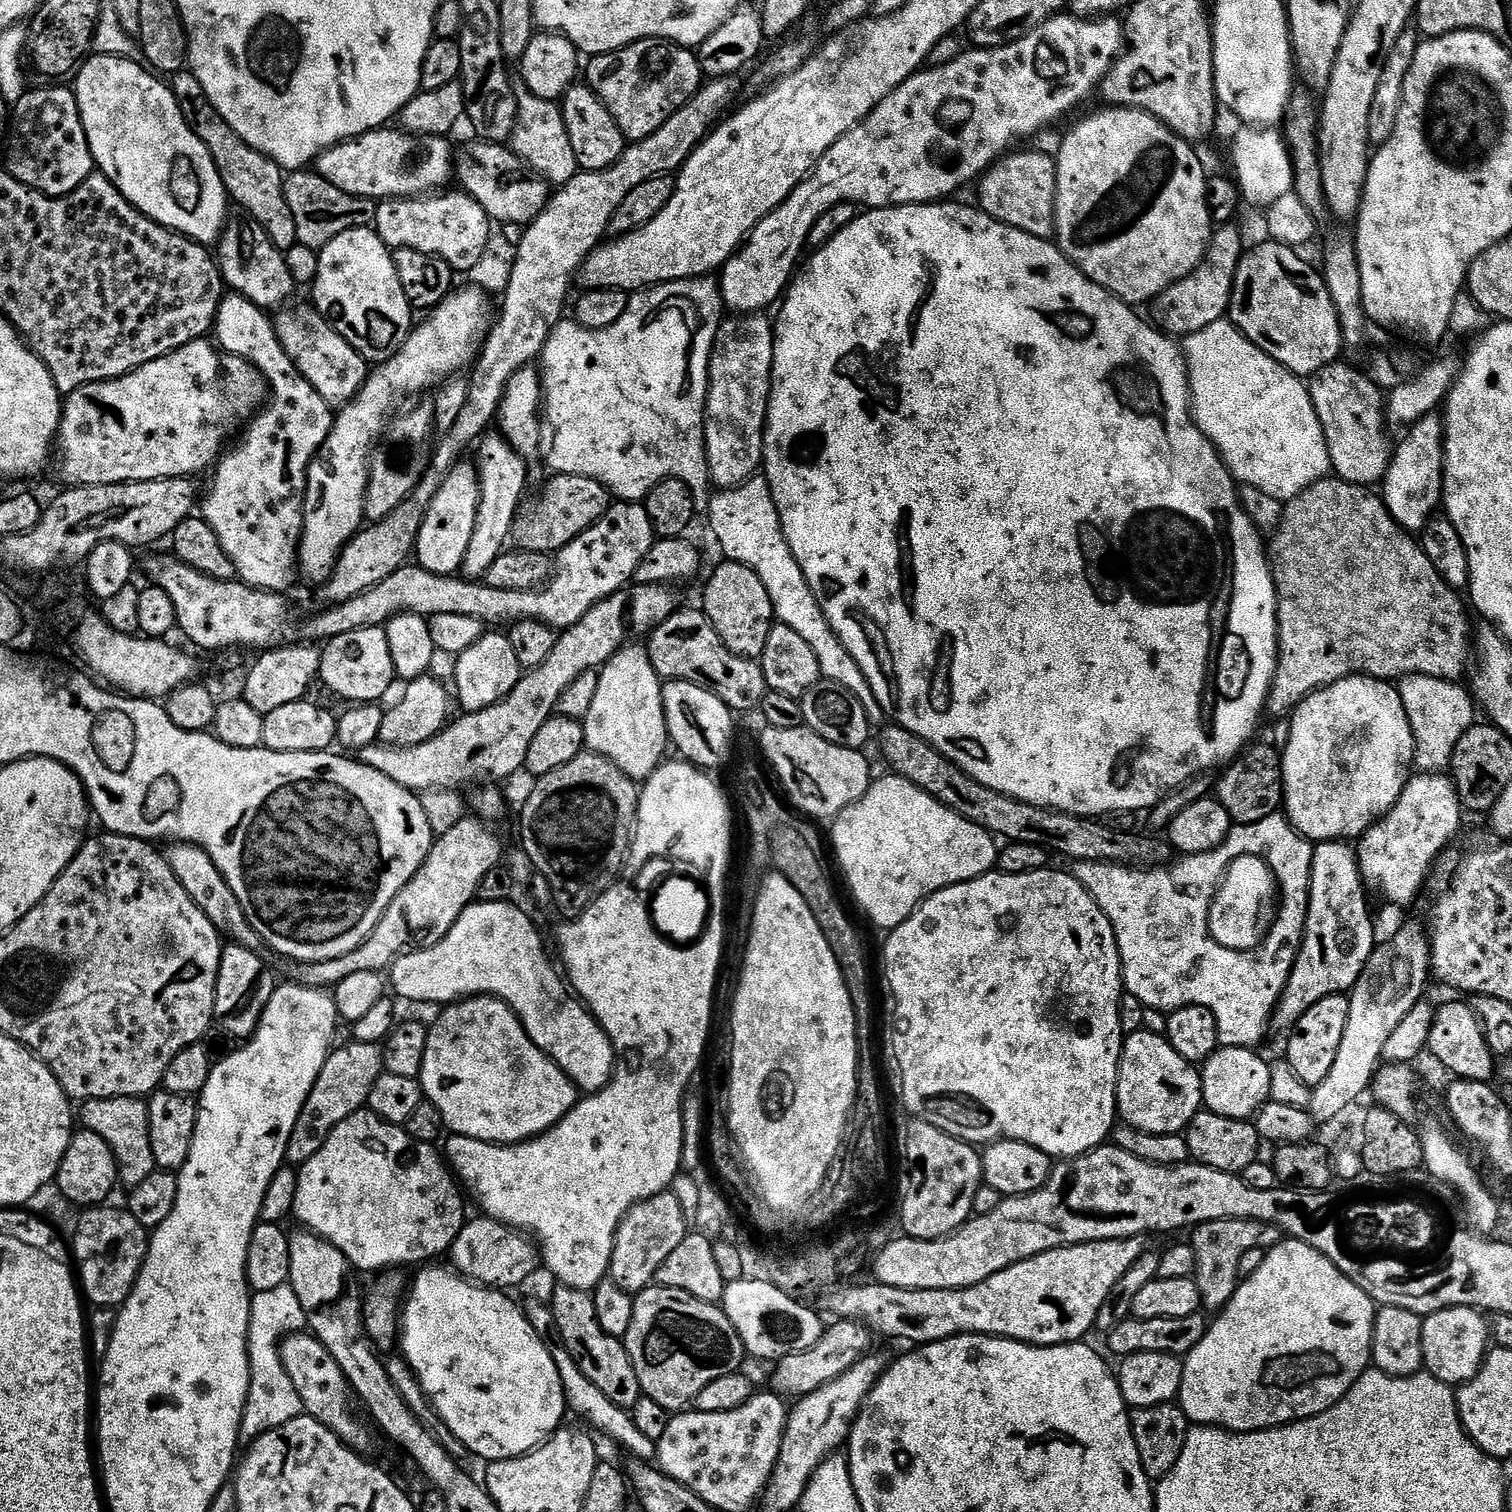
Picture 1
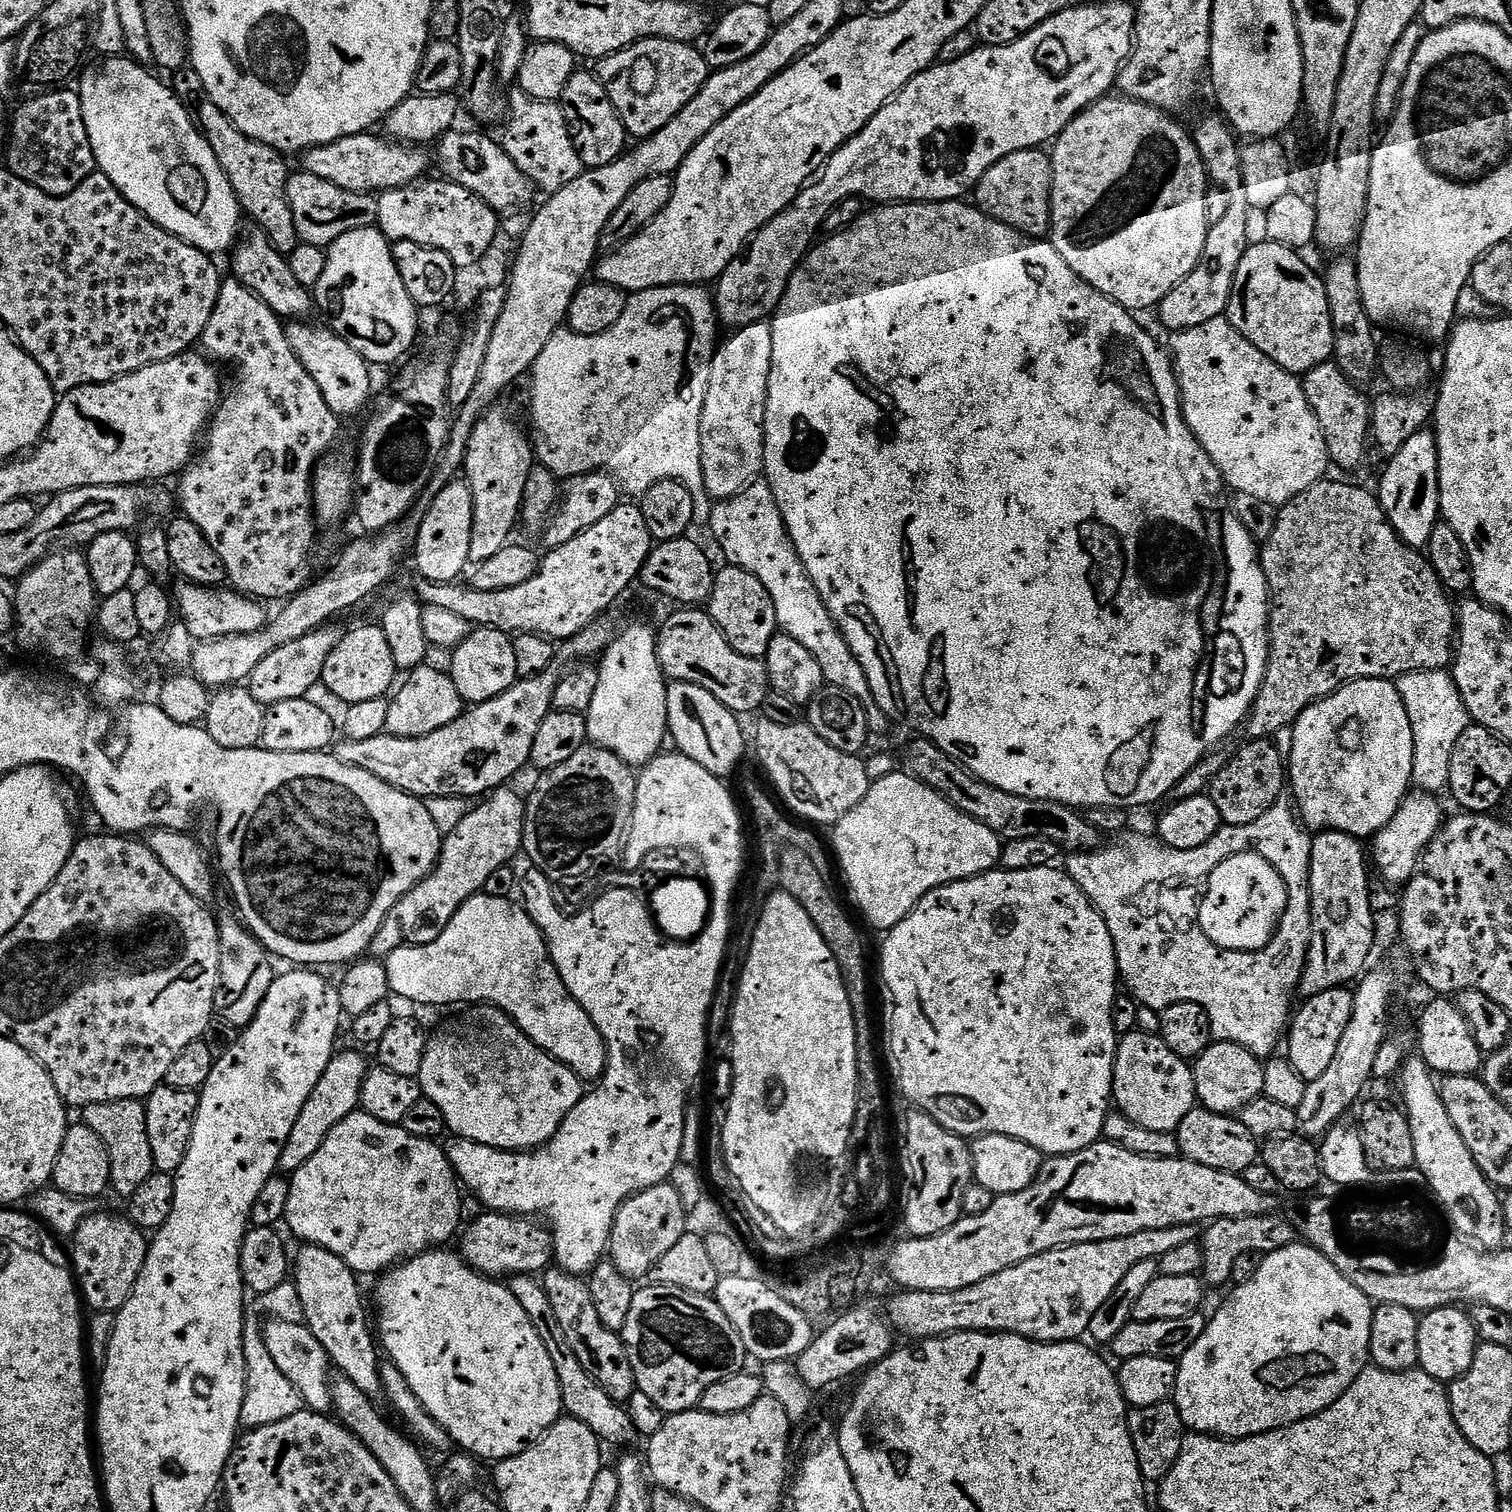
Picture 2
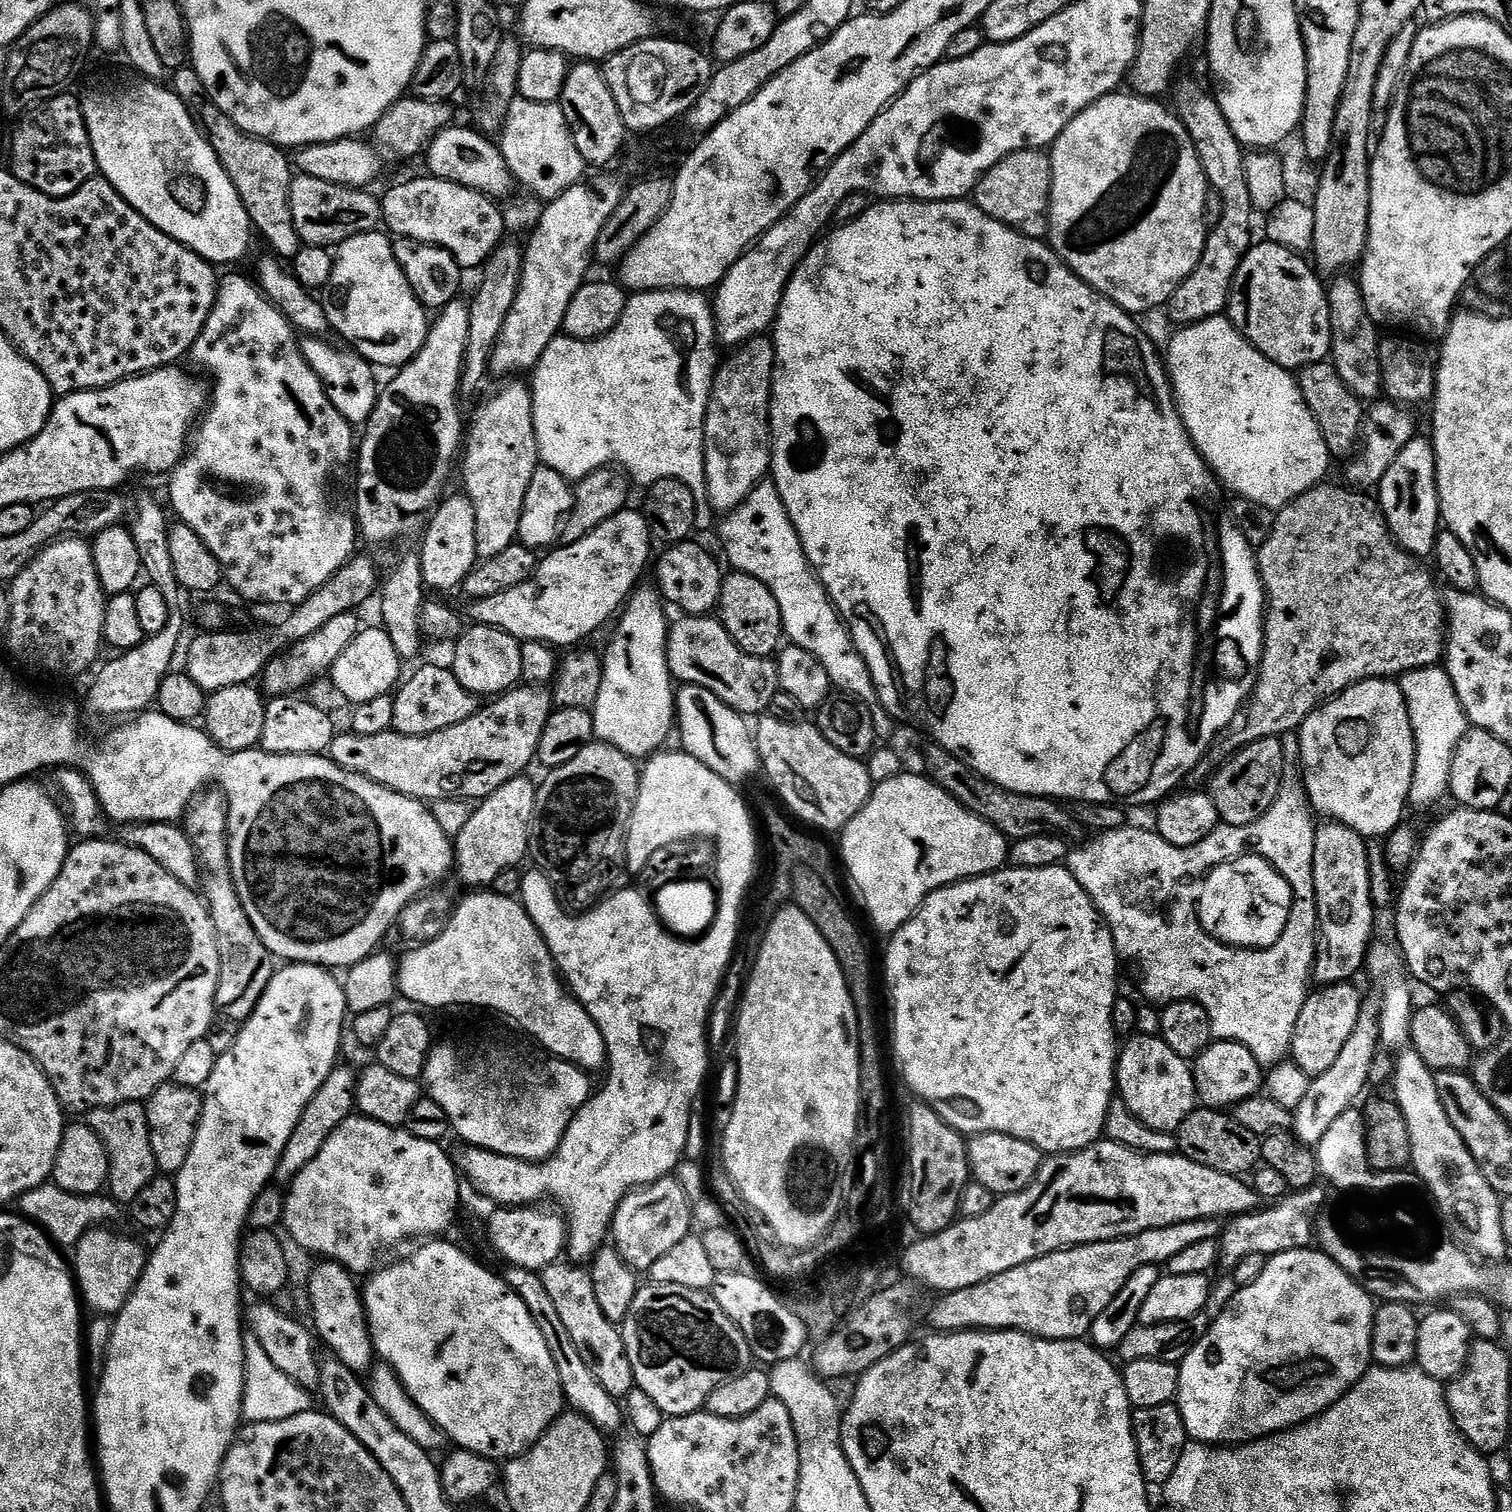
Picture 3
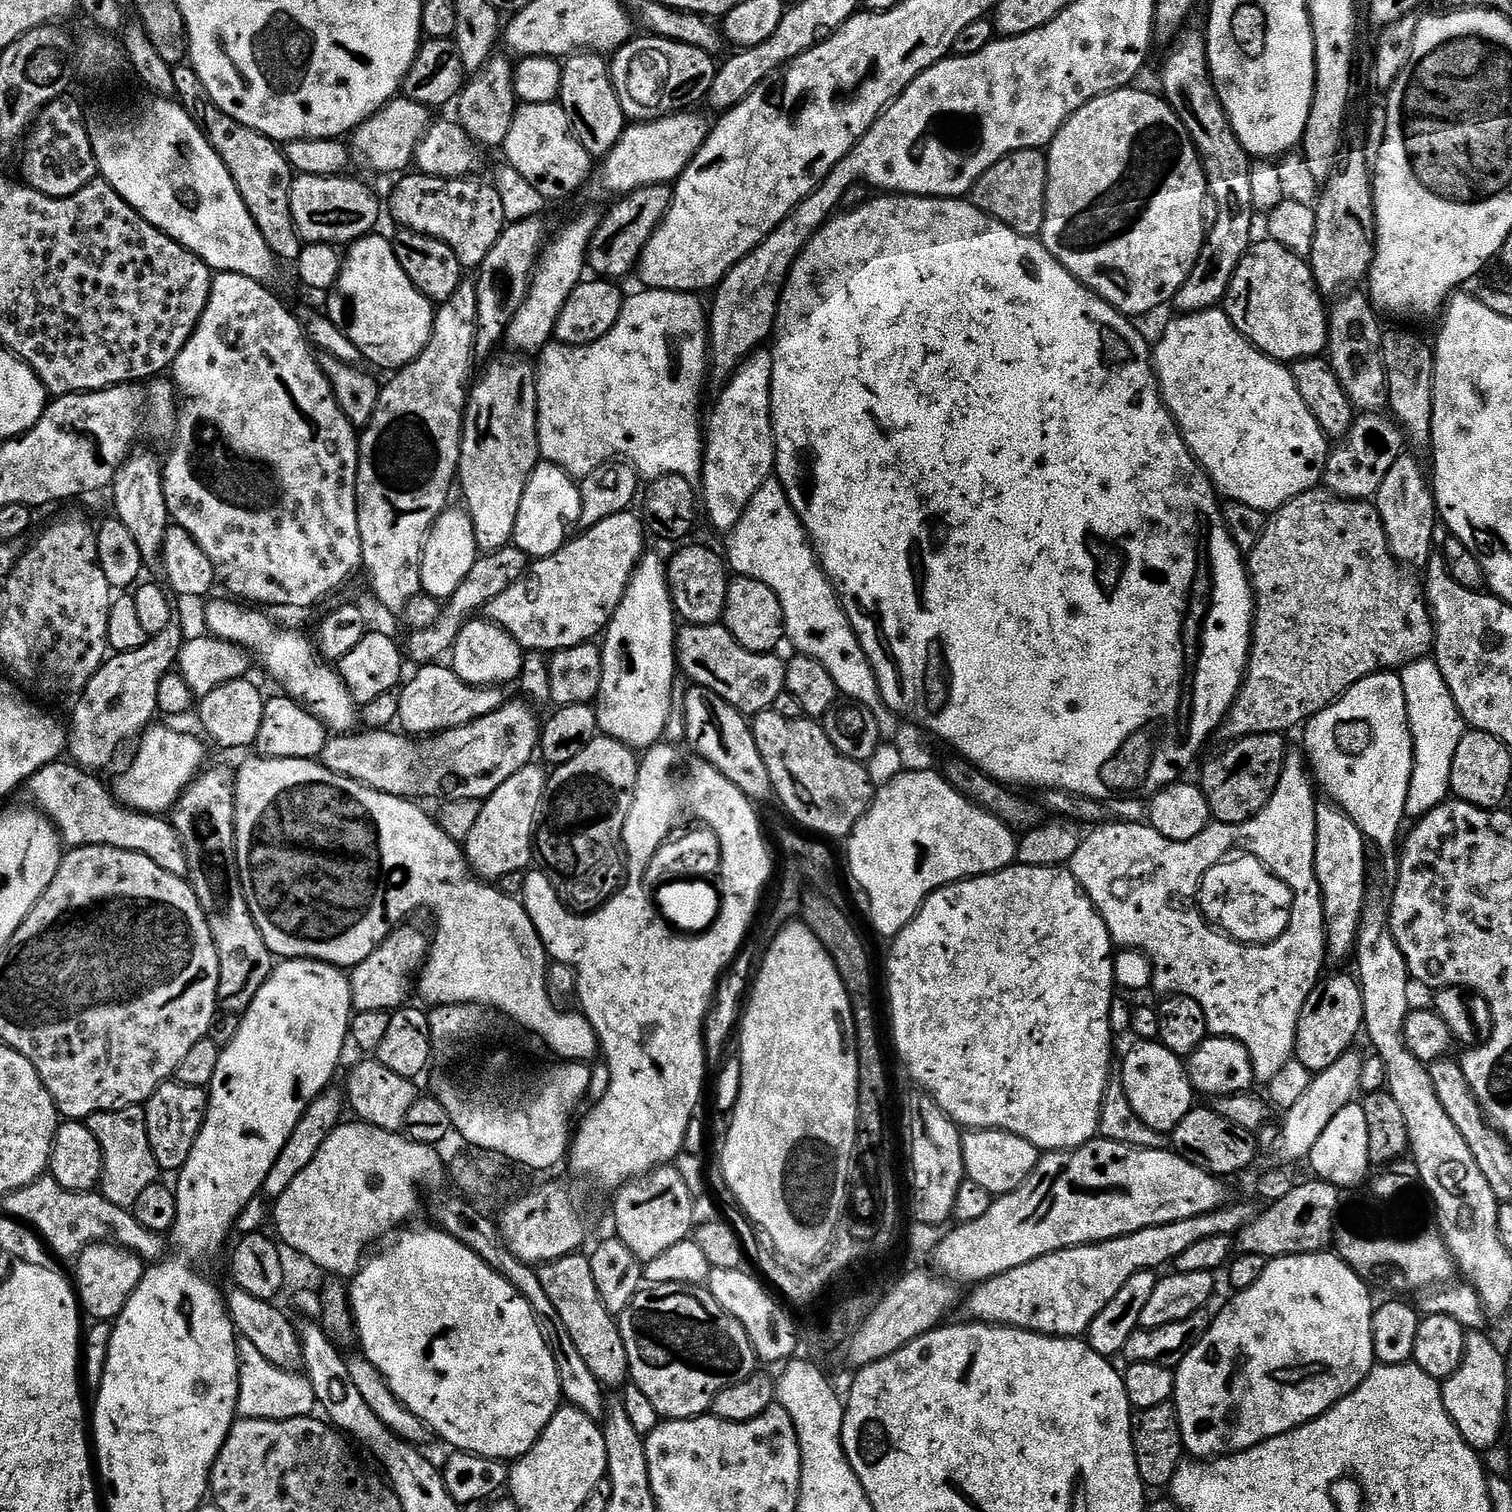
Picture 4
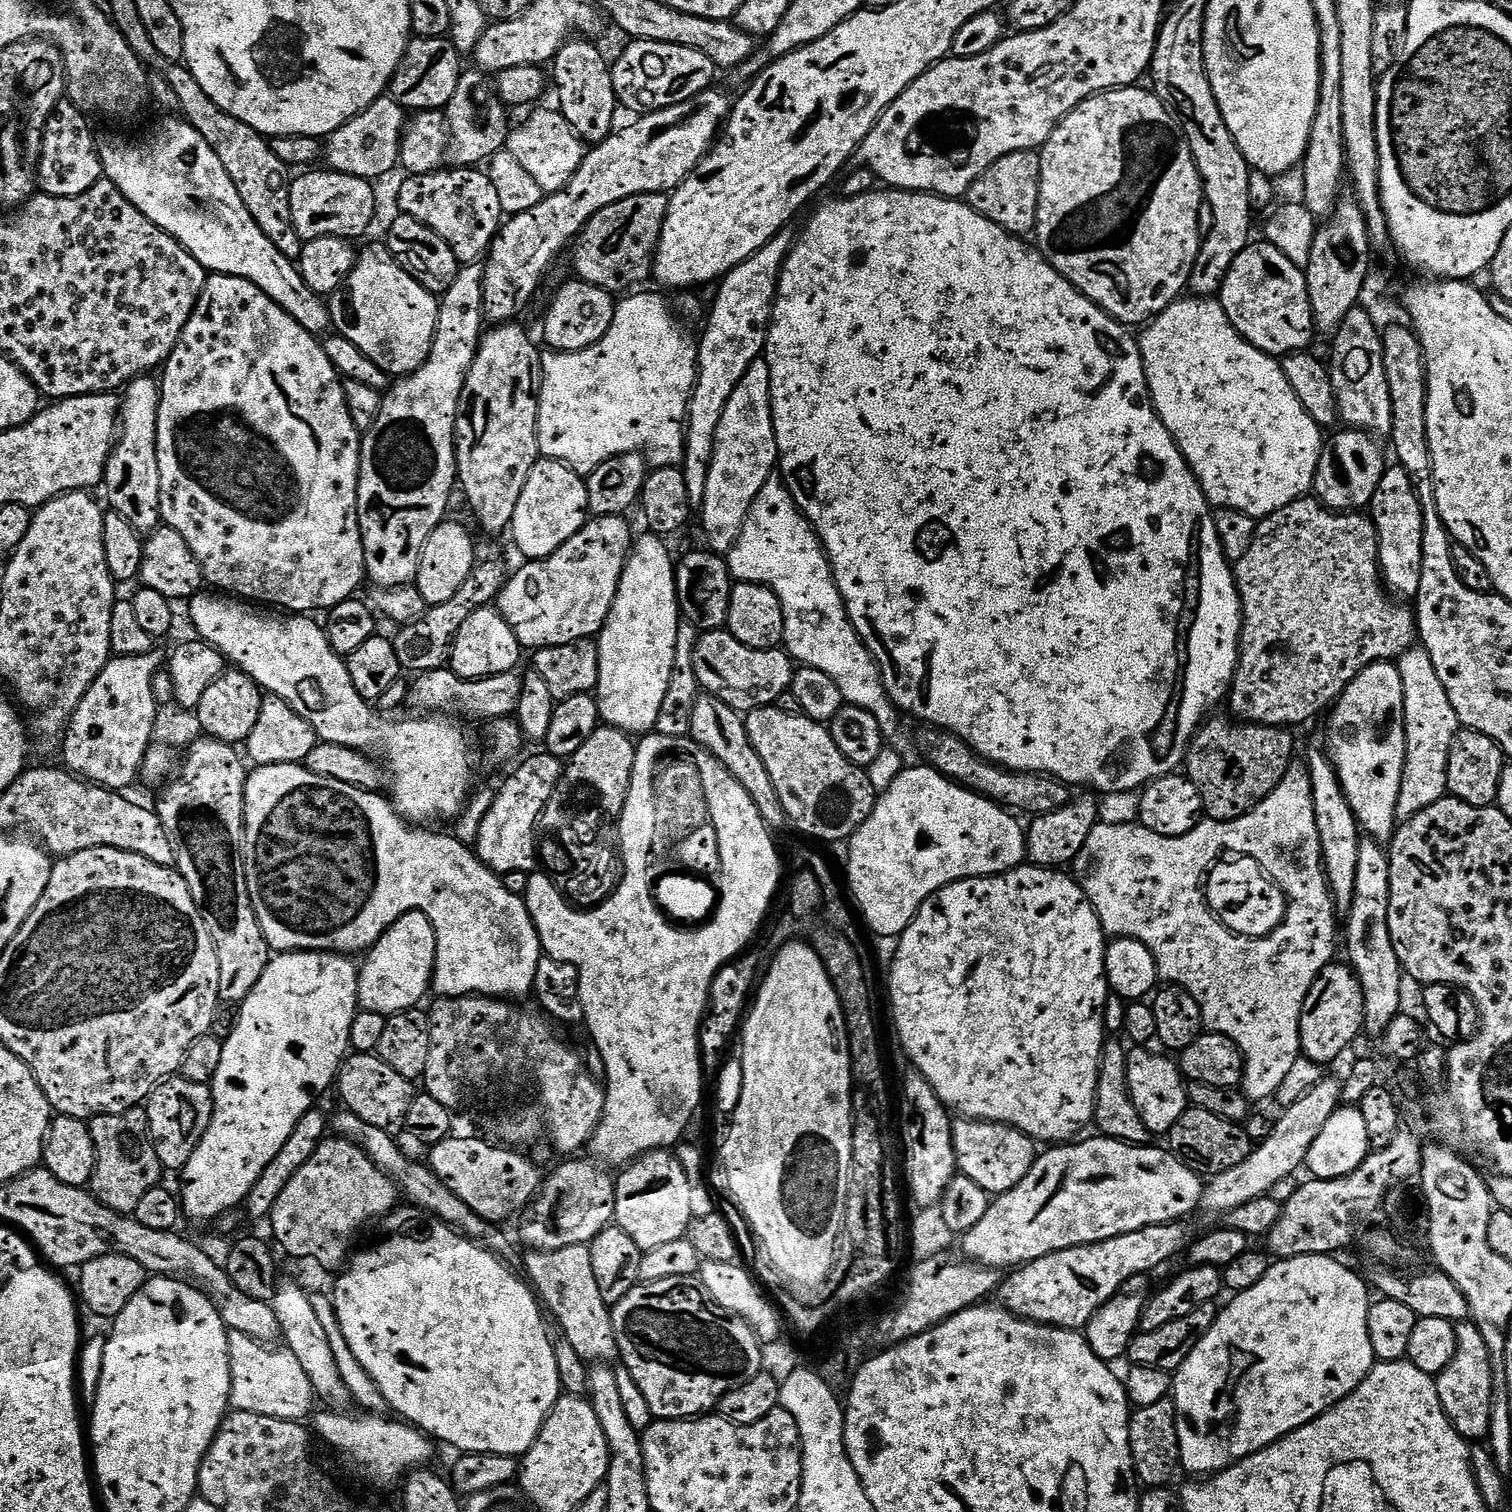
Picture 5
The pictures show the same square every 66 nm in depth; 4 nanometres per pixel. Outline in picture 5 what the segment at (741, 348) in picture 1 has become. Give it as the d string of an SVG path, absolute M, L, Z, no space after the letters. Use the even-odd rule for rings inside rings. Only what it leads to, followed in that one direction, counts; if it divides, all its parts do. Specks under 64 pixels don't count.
M761 358L755 360L750 370L746 370L746 374L742 374L742 382L734 386L734 394L730 394L730 402L726 402L722 422L718 422L718 434L714 434L714 454L710 462L710 474L706 478L704 502L698 512L698 520L700 516L704 536L708 539L707 547L711 551L726 554L732 549L734 542L738 542L738 534L742 534L746 514L750 514L750 506L754 498L758 498L758 490L762 490L762 486L766 486L768 479L777 471L779 454L772 421L770 366Z

